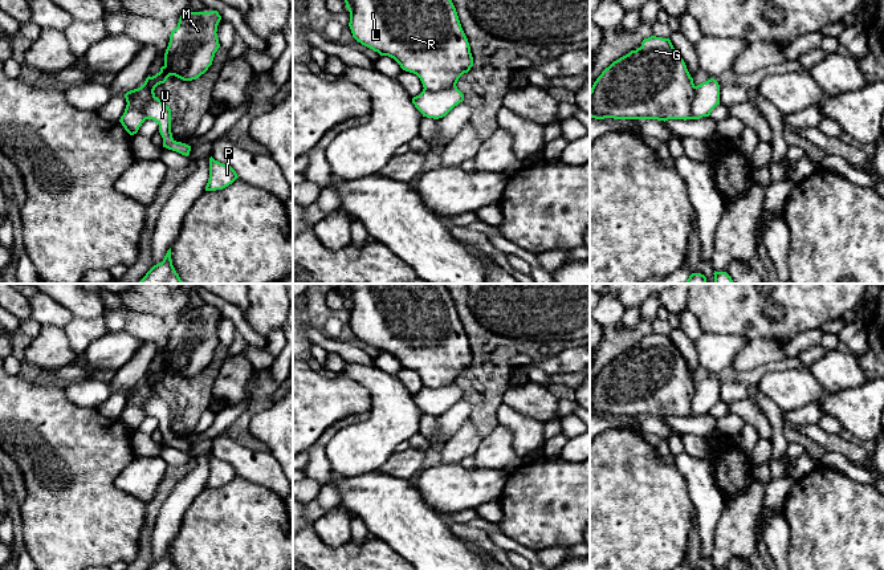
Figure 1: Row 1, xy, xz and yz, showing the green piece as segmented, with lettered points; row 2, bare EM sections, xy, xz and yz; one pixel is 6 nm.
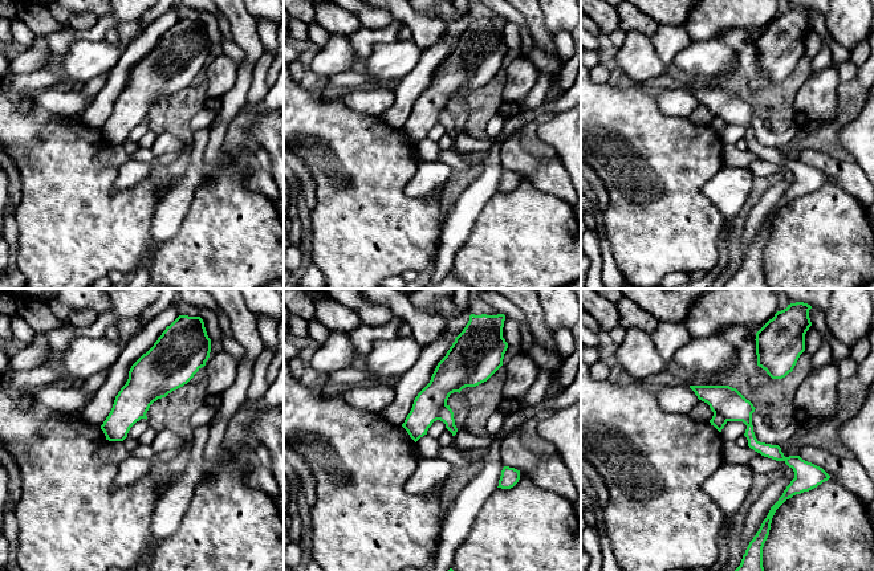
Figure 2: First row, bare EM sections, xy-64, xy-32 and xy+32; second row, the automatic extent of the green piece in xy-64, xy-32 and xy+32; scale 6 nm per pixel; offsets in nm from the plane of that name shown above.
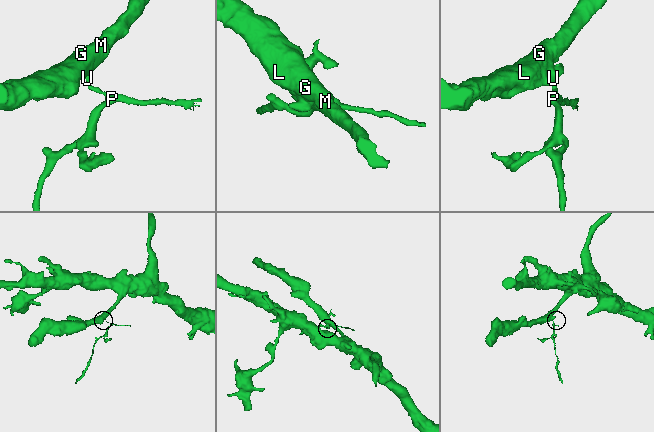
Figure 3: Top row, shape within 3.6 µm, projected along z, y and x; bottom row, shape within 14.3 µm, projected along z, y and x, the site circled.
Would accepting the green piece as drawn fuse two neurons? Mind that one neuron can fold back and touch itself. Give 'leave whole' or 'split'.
split

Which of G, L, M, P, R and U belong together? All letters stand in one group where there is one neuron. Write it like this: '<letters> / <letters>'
G L M R / P U

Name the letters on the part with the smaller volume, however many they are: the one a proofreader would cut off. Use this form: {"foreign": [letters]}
{"foreign": ["P", "U"]}

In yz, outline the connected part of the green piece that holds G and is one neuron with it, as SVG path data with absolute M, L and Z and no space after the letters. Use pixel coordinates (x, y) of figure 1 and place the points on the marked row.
M651 36L641 46L614 61L590 90L590 117L595 119L693 119L694 84L669 38Z

